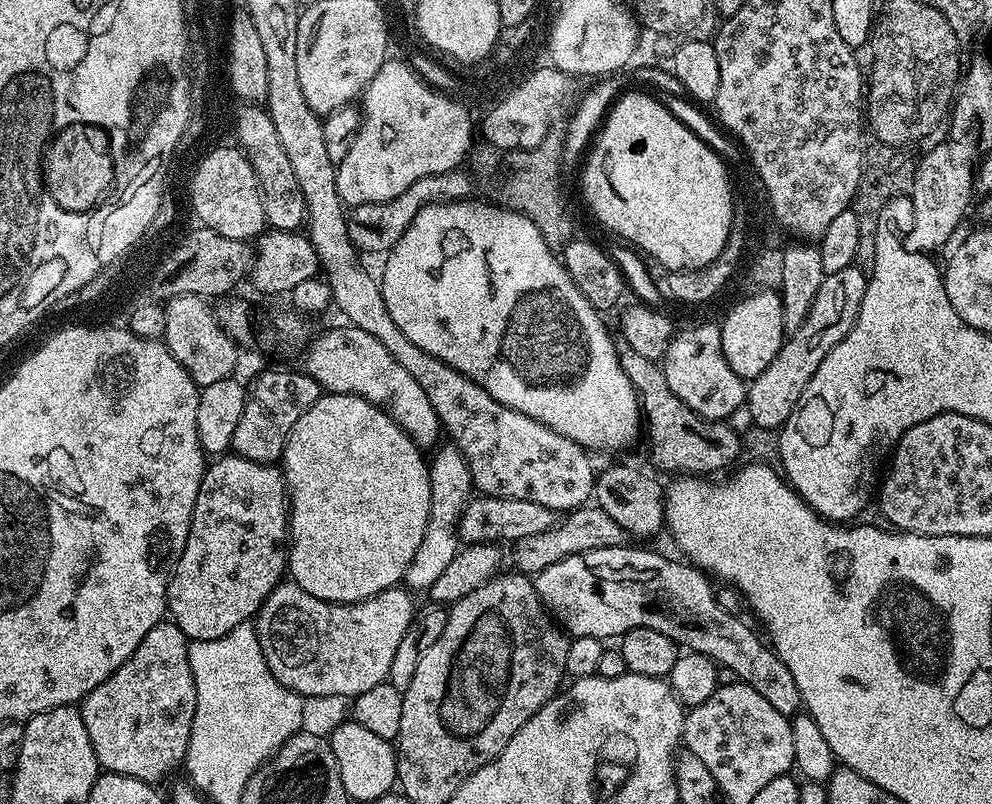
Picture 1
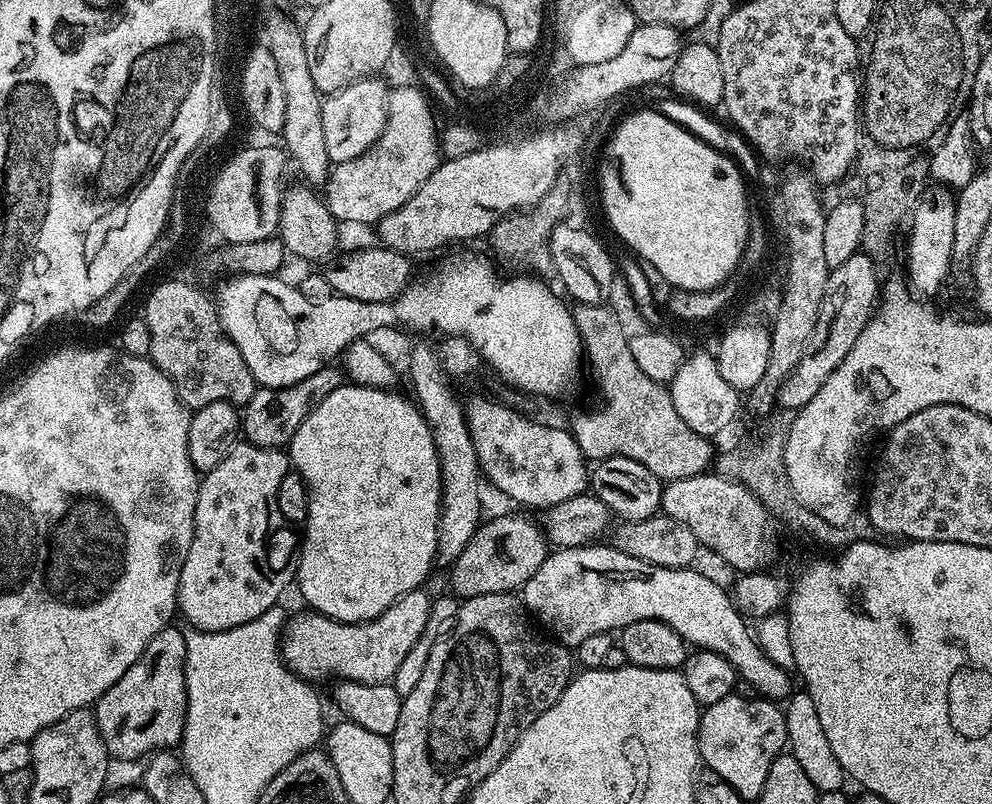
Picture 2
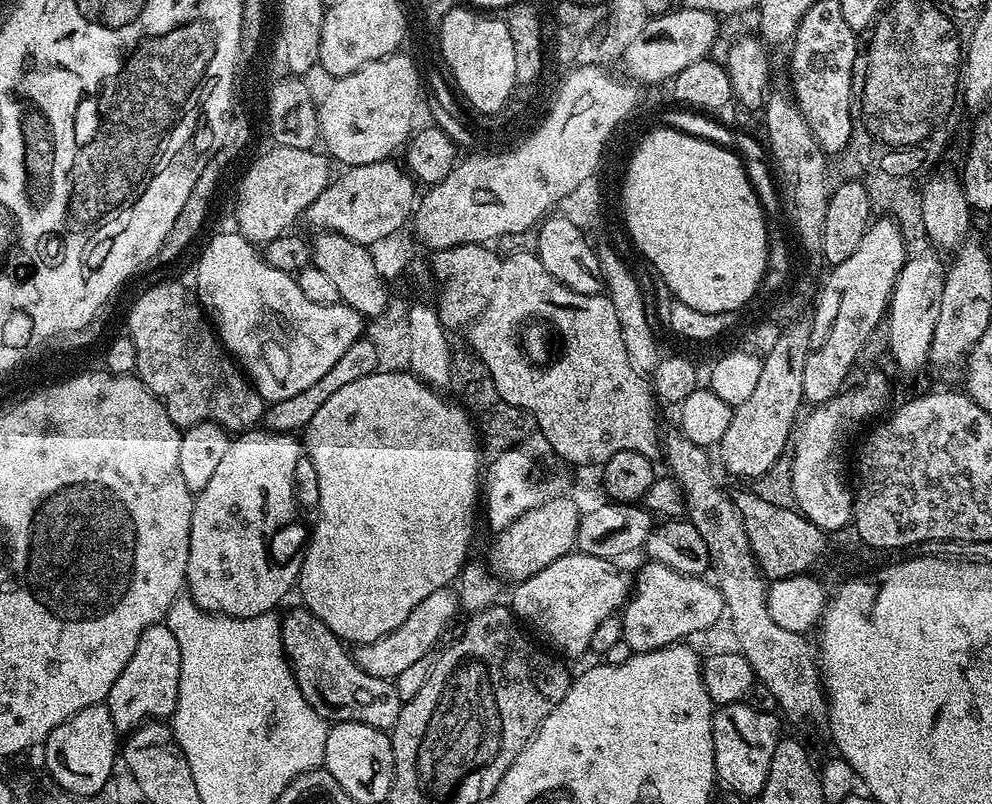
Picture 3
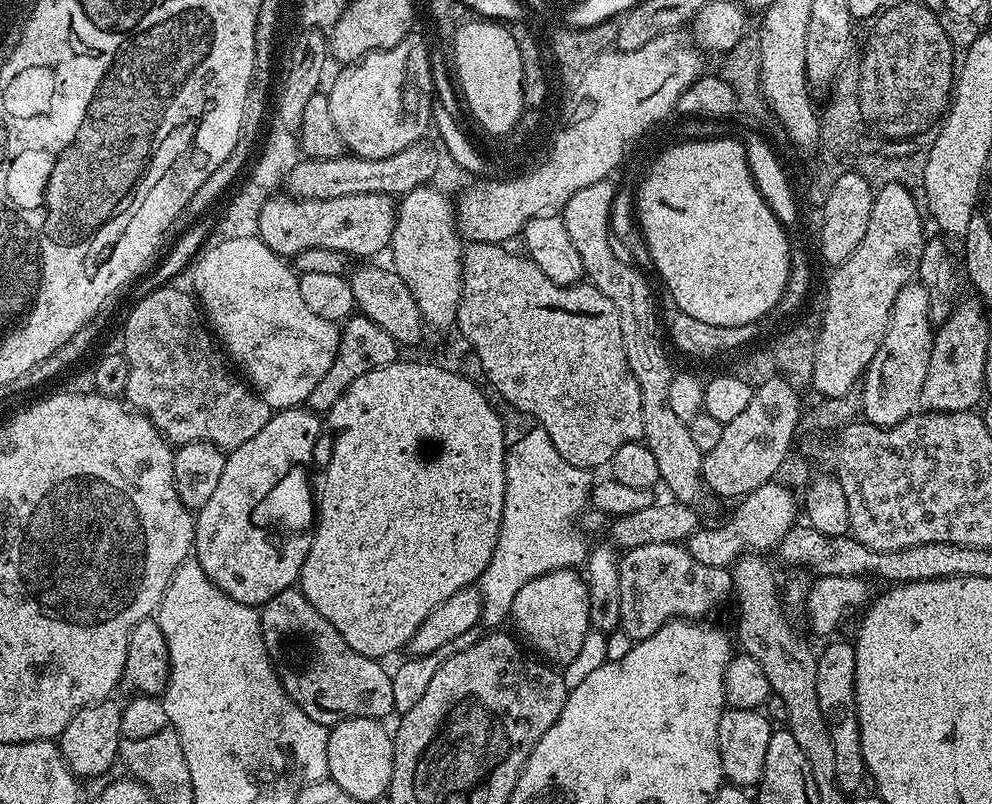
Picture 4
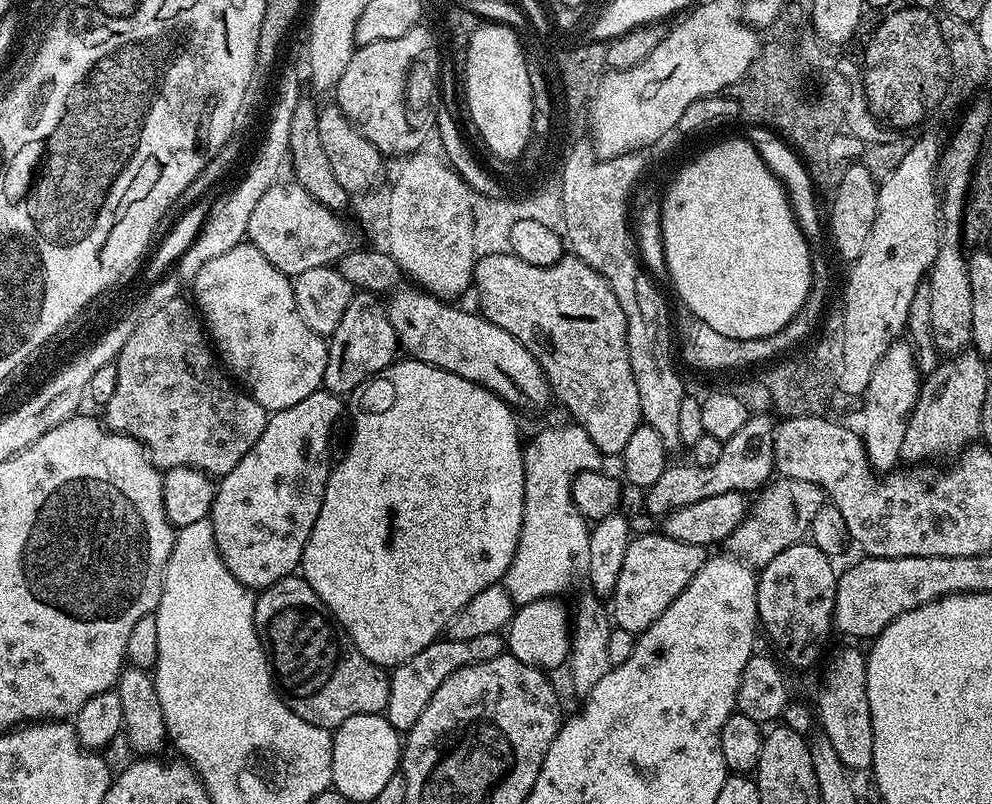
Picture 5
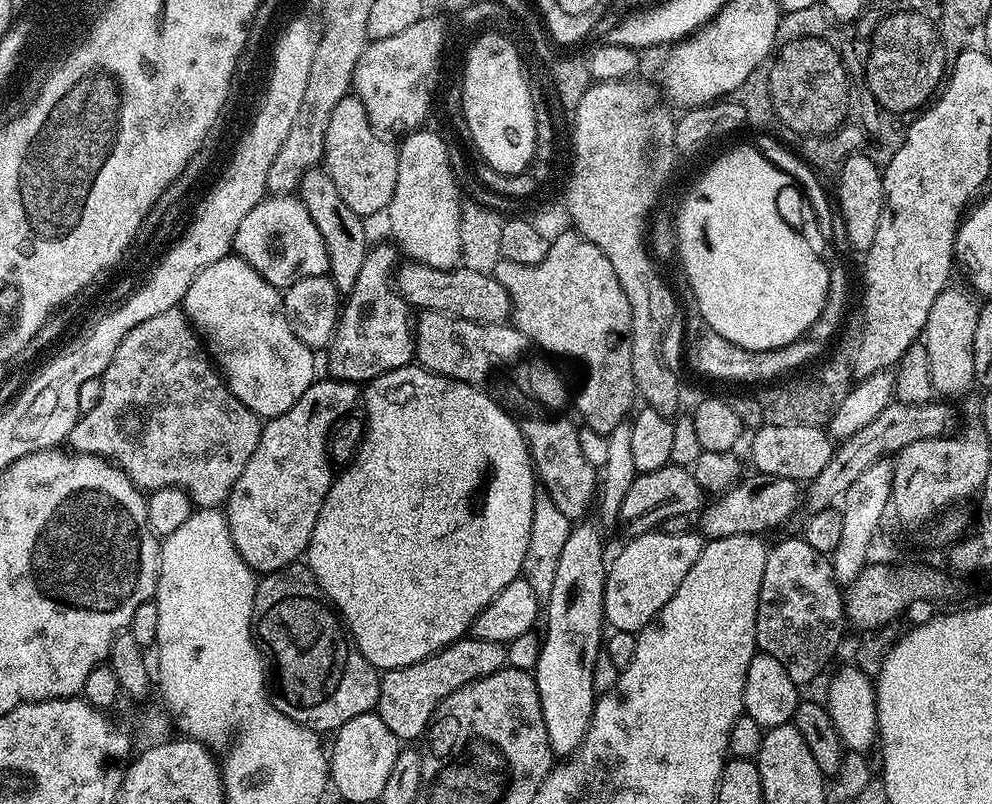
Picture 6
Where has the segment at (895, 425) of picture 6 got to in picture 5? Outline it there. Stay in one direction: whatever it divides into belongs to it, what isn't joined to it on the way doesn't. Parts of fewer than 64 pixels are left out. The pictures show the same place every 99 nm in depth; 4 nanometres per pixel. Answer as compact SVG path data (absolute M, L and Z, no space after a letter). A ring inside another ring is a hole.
M780 476L759 489L755 499L751 501L748 517L740 523L738 530L728 536L726 548L731 555L759 570L777 554L782 554L786 546L799 544L809 535L814 514L824 508L826 497L824 490L814 482Z

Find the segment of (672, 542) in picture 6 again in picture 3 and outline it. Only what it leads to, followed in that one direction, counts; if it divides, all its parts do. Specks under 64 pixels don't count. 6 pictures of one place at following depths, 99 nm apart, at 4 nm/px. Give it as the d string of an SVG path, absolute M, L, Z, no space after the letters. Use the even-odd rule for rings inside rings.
M657 560L644 562L640 573L635 573L634 587L630 596L631 599L625 603L622 609L620 621L622 622L623 639L626 646L632 648L633 653L653 652L671 644L687 641L689 639L687 636L714 627L719 620L722 620L726 612L722 594L711 579L704 576L687 576L678 570L670 570L670 566L662 566L662 562Z

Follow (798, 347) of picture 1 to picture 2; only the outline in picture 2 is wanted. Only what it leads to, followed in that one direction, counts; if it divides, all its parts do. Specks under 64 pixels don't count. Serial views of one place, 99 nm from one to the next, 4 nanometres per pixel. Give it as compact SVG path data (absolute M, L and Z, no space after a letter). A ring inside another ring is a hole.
M863 251L855 252L846 262L842 262L842 266L829 271L828 279L832 284L836 284L836 300L840 300L840 304L836 304L836 324L832 324L832 336L822 336L824 348L818 349L817 352L816 349L809 351L808 355L798 362L796 369L788 375L778 397L781 409L799 410L806 406L806 402L810 402L810 398L814 398L814 394L822 390L826 378L830 378L830 374L838 370L842 358L850 354L854 342L858 342L858 334L862 334L862 330L876 311L878 297L882 291L881 281L876 281L876 271L877 265L869 256L865 256Z

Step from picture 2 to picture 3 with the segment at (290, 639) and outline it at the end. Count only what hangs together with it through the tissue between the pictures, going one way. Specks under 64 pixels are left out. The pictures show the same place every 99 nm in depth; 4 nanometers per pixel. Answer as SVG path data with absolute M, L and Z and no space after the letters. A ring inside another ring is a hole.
M451 587L434 590L434 594L429 594L422 602L418 602L418 606L414 606L414 610L410 610L410 618L406 618L402 626L378 638L373 644L359 645L354 652L358 666L362 666L366 674L374 674L374 678L395 681L396 676L402 674L402 670L433 651L431 648L443 638L448 623L455 618L459 608L460 600Z

